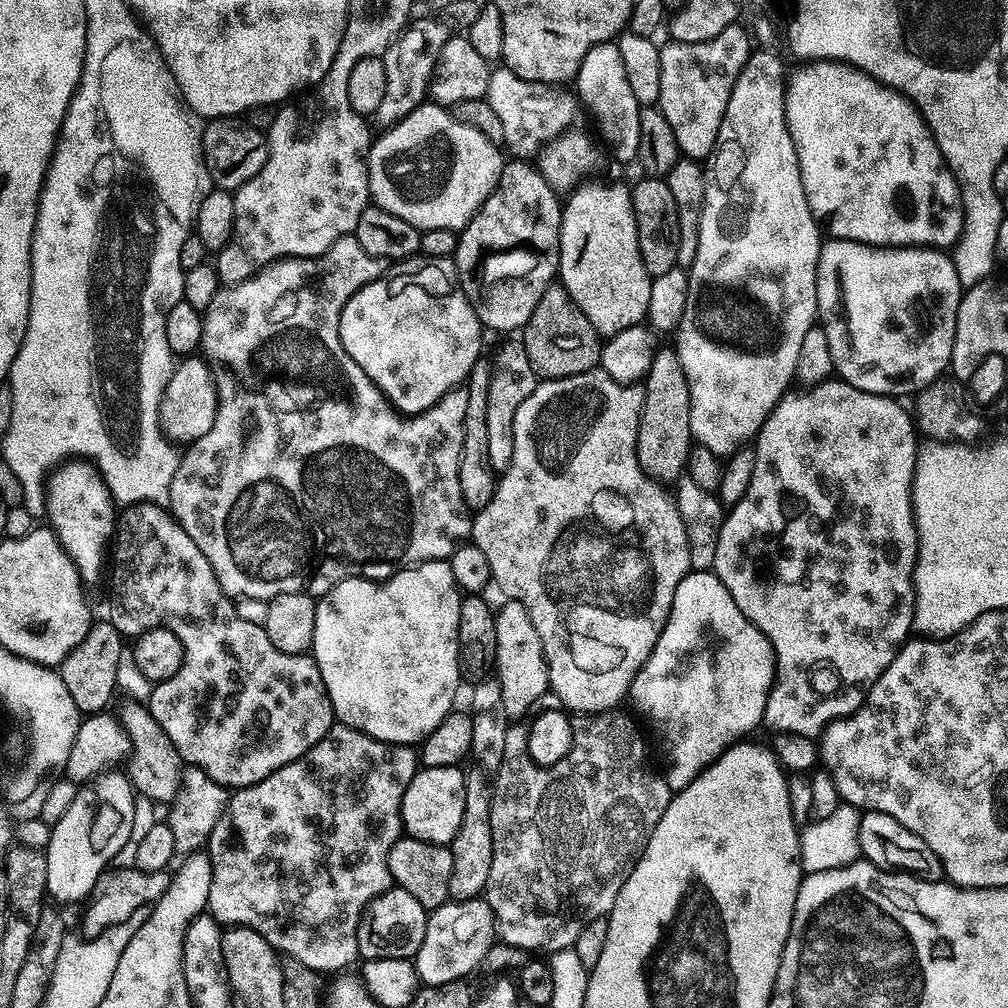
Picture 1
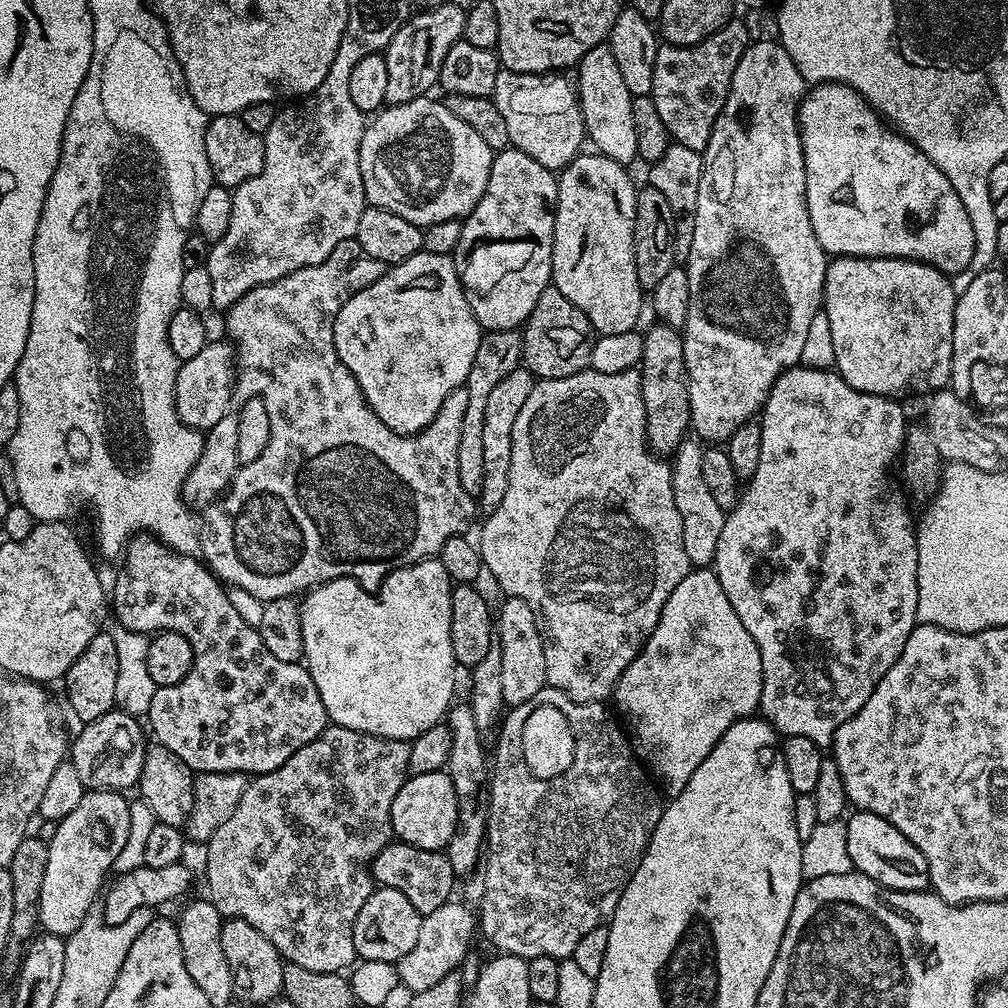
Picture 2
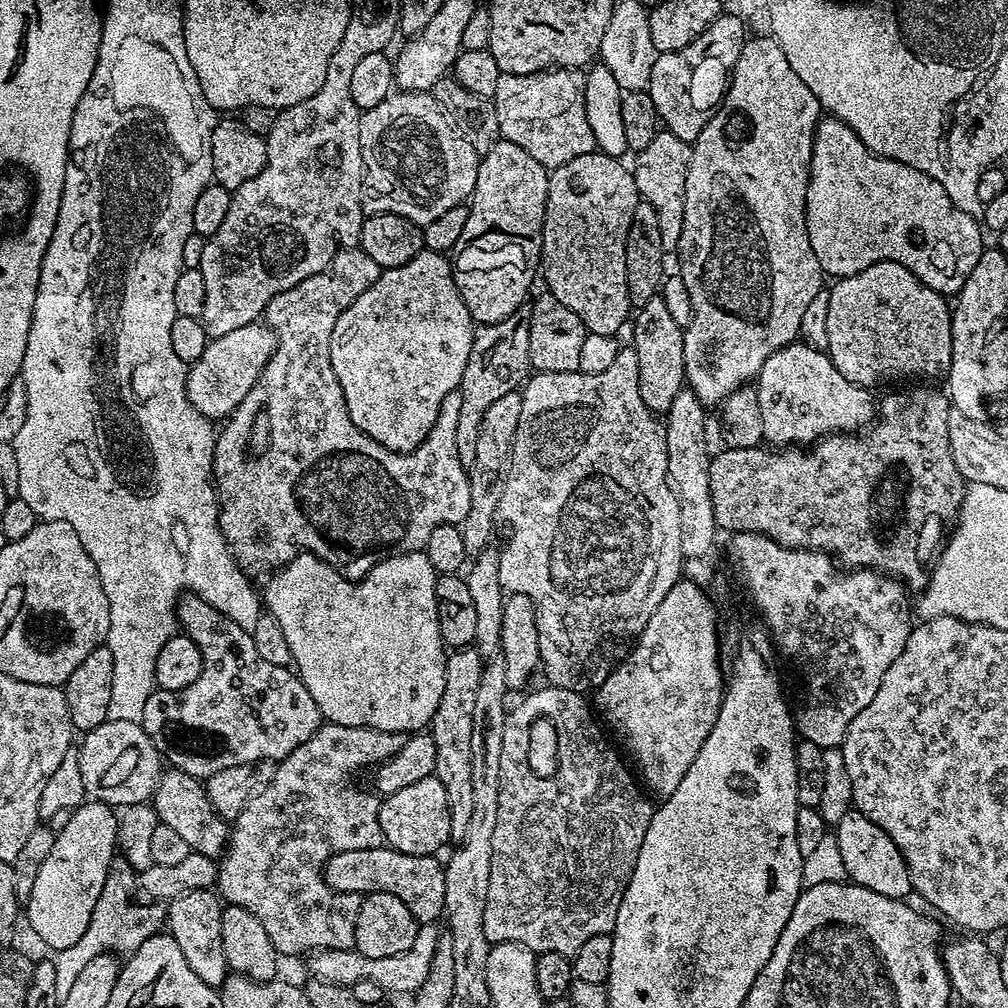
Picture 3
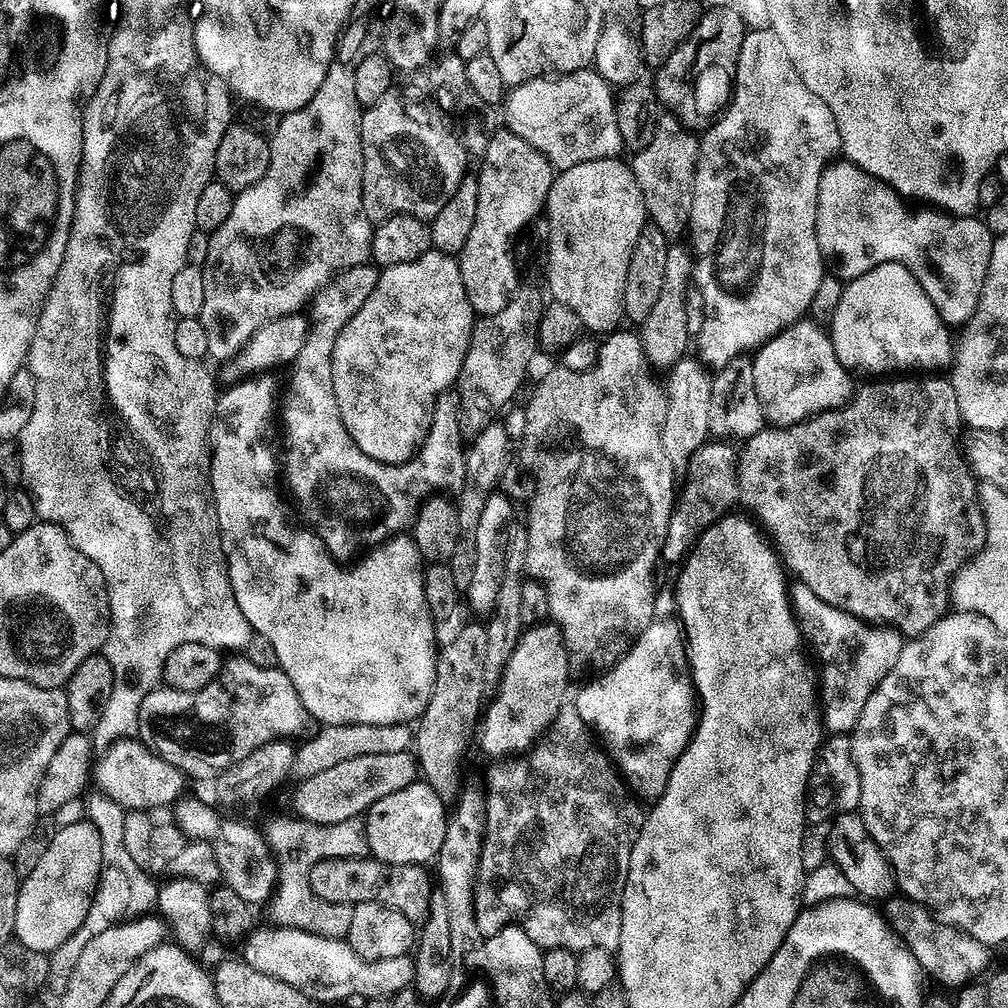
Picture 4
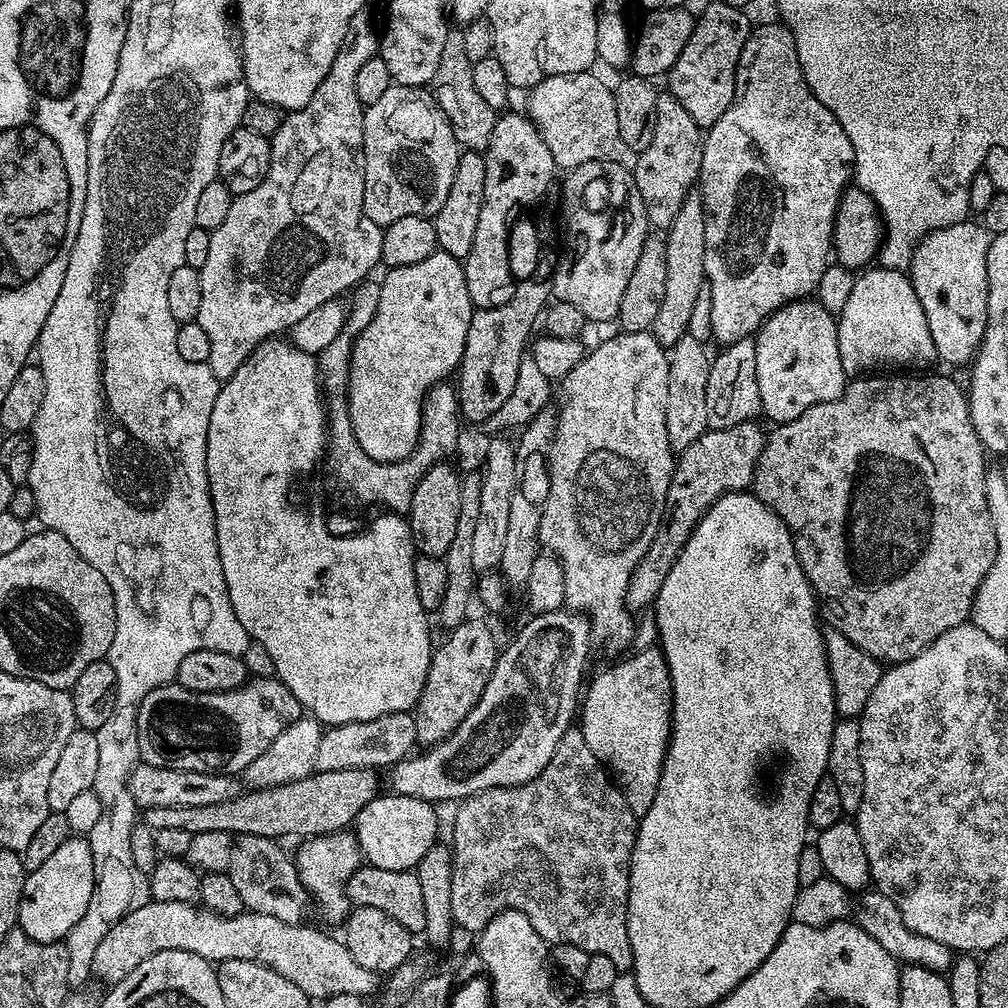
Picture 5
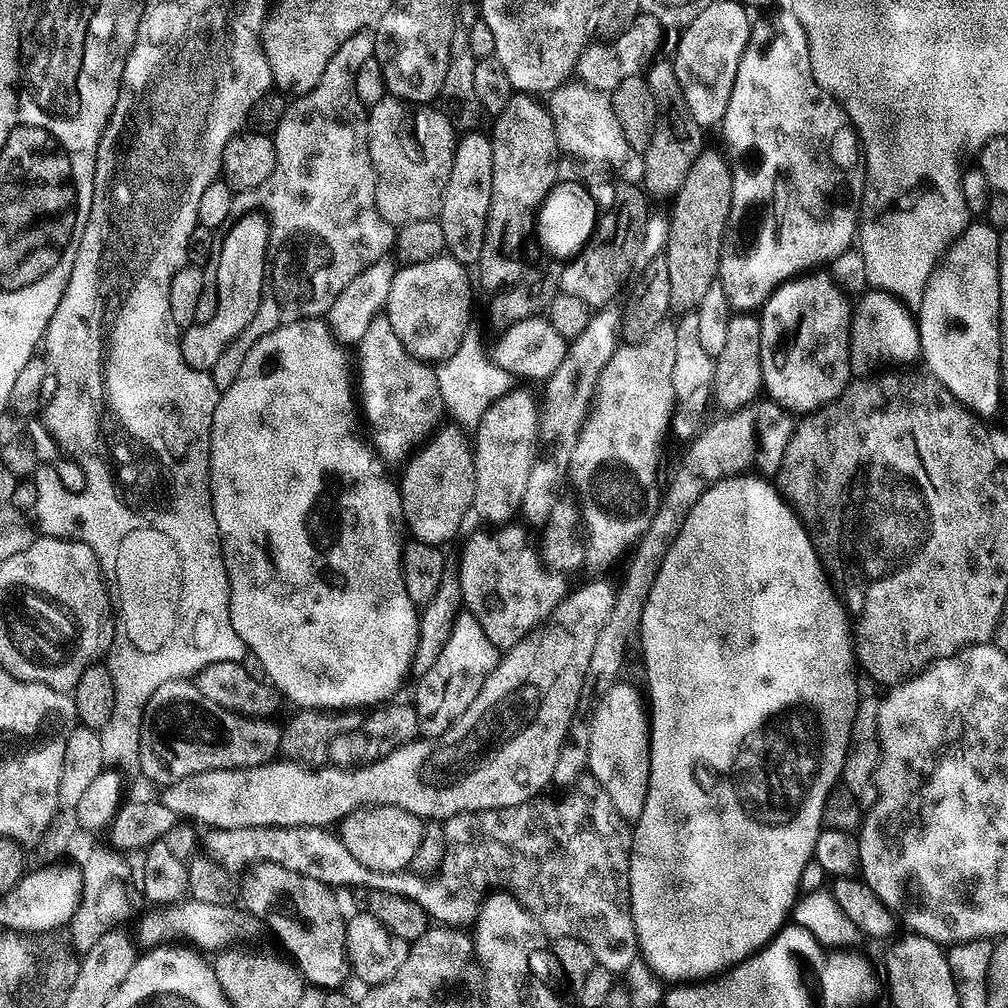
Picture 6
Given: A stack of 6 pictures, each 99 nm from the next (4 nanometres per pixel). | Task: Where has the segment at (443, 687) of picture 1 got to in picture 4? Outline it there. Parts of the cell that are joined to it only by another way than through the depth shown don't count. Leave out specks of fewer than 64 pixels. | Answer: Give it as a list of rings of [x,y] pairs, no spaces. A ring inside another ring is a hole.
[[[260,374],[255,378],[244,378],[236,384],[233,388],[228,388],[219,393],[216,402],[216,414],[212,422],[212,430],[210,433],[210,463],[208,465],[208,487],[210,489],[210,499],[212,501],[212,507],[216,509],[216,525],[220,531],[220,545],[224,551],[224,558],[228,561],[228,577],[230,578],[230,586],[234,590],[234,598],[238,602],[238,610],[242,610],[242,614],[246,614],[246,622],[250,622],[253,633],[270,638],[270,646],[274,646],[274,654],[278,654],[278,667],[284,671],[286,678],[290,678],[290,682],[294,682],[294,690],[298,690],[298,698],[302,698],[302,706],[306,706],[309,717],[313,721],[320,720],[321,725],[326,724],[412,724],[420,719],[420,715],[426,710],[426,702],[430,702],[432,697],[432,691],[434,690],[434,674],[436,673],[436,653],[438,651],[438,640],[436,644],[436,631],[438,631],[437,625],[434,623],[430,610],[426,606],[426,594],[424,593],[424,569],[426,567],[426,561],[423,556],[420,555],[418,546],[413,542],[411,535],[401,534],[393,536],[391,540],[385,540],[384,543],[377,546],[377,548],[371,549],[363,558],[357,559],[351,566],[341,566],[337,560],[328,552],[328,547],[323,544],[311,530],[303,530],[299,532],[296,528],[291,528],[288,525],[288,520],[284,517],[284,504],[280,501],[280,496],[275,492],[276,484],[272,479],[276,476],[276,460],[272,457],[272,452],[266,445],[260,444],[264,440],[263,432],[264,427],[268,424],[268,419],[272,416],[272,402],[277,401],[278,392],[276,396],[276,384],[271,380],[271,375]]]

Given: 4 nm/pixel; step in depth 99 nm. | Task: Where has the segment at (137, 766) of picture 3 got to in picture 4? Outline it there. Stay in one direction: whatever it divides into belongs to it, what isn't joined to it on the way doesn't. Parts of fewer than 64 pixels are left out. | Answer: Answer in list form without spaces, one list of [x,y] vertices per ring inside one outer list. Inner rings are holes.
[[[139,739],[118,740],[99,753],[94,764],[94,784],[99,791],[118,802],[125,810],[155,810],[163,804],[175,805],[185,795],[186,777],[157,752],[150,751]]]

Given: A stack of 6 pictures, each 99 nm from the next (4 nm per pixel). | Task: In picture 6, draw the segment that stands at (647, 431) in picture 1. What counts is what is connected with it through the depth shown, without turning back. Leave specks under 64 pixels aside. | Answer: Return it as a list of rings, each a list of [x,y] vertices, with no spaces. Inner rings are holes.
[[[712,146],[705,147],[698,158],[694,158],[694,166],[690,166],[686,173],[686,182],[682,182],[671,204],[672,216],[667,217],[668,242],[662,255],[666,258],[666,266],[670,266],[670,309],[673,313],[683,314],[696,311],[707,288],[717,283],[720,275],[720,243],[724,241],[724,227],[732,205],[732,170],[728,166],[725,153],[715,152]]]

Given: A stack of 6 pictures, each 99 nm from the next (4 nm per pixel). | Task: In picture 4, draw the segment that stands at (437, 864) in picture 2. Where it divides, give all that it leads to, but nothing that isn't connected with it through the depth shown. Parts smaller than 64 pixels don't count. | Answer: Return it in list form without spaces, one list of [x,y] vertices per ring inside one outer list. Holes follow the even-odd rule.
[[[371,854],[362,856],[331,856],[325,860],[319,860],[312,867],[308,875],[308,881],[310,882],[310,890],[314,890],[314,894],[318,898],[322,898],[322,902],[350,905],[361,904],[362,902],[378,902],[382,906],[390,906],[394,910],[398,910],[398,914],[406,914],[406,918],[410,918],[412,924],[419,926],[428,917],[434,891],[434,880],[431,875],[428,877],[428,870],[423,864],[391,864],[390,862],[382,862],[381,860],[375,860]]]

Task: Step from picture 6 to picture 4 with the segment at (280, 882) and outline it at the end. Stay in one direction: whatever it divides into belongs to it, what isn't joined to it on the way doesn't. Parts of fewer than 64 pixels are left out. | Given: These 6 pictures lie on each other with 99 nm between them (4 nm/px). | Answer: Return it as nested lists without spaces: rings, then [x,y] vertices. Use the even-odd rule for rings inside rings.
[[[220,814],[213,815],[210,831],[206,834],[218,858],[218,870],[223,887],[234,890],[234,894],[246,898],[253,906],[263,905],[275,891],[276,862],[268,849],[267,839],[252,824],[244,820],[223,820]]]

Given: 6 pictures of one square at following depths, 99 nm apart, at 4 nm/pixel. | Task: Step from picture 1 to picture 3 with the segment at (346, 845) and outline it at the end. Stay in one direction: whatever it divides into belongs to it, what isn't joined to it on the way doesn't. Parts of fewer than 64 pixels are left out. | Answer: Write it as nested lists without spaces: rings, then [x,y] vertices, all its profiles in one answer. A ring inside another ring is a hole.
[[[321,723],[320,729],[306,742],[302,742],[302,746],[298,746],[298,750],[294,750],[289,756],[284,757],[283,760],[273,767],[272,777],[259,790],[252,793],[252,797],[248,799],[248,805],[237,814],[235,820],[231,821],[228,843],[218,860],[216,882],[214,885],[215,891],[225,905],[233,904],[234,906],[242,906],[246,910],[250,910],[250,914],[254,914],[254,918],[258,918],[258,922],[262,922],[266,934],[270,934],[270,942],[276,947],[276,951],[281,957],[300,956],[303,952],[308,952],[307,954],[315,954],[317,952],[350,952],[355,949],[356,939],[354,938],[354,930],[358,922],[358,910],[360,909],[360,901],[362,899],[361,893],[333,888],[328,883],[324,871],[329,858],[339,852],[378,848],[384,844],[384,835],[382,834],[382,826],[380,825],[381,797],[373,794],[371,791],[369,791],[370,793],[359,792],[352,785],[352,779],[355,778],[356,772],[362,771],[363,768],[372,770],[379,765],[388,763],[391,756],[398,754],[406,746],[407,741],[408,736],[402,732],[387,732],[386,730],[374,730],[373,728],[363,728],[362,726]]]

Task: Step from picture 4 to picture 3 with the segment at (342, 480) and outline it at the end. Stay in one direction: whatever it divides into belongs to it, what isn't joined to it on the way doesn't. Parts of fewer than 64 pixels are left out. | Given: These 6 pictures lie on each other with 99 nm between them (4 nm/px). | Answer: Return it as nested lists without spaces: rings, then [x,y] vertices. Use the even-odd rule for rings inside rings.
[[[359,246],[341,248],[339,252],[334,254],[334,258],[326,267],[318,270],[318,274],[310,274],[310,278],[298,282],[298,286],[294,286],[290,290],[286,290],[282,294],[270,298],[270,302],[263,310],[263,319],[266,321],[267,327],[271,328],[272,333],[276,336],[276,348],[272,351],[271,358],[268,359],[264,369],[260,372],[260,379],[256,382],[258,392],[254,391],[254,394],[250,394],[250,398],[246,399],[252,402],[250,404],[252,408],[254,408],[254,404],[258,406],[258,402],[260,404],[266,404],[268,414],[272,414],[272,440],[274,440],[274,444],[272,444],[272,456],[278,458],[280,460],[278,466],[284,468],[284,470],[280,470],[282,480],[276,480],[274,486],[270,486],[270,490],[260,490],[260,488],[254,490],[254,492],[250,490],[248,492],[248,496],[252,494],[250,504],[248,504],[248,498],[246,498],[246,504],[242,506],[244,510],[240,510],[240,502],[238,502],[238,514],[236,516],[218,516],[220,532],[224,536],[225,544],[228,545],[228,553],[236,561],[237,568],[249,578],[268,576],[271,572],[276,571],[279,573],[281,570],[287,569],[301,554],[307,554],[309,557],[329,564],[339,576],[346,576],[350,580],[359,582],[368,575],[370,570],[374,570],[374,566],[378,566],[386,558],[427,549],[428,543],[430,542],[430,534],[434,534],[434,530],[438,526],[442,526],[443,524],[463,525],[466,514],[470,514],[469,469],[464,468],[462,466],[462,458],[458,458],[458,413],[462,407],[462,394],[460,391],[457,390],[446,394],[446,399],[442,401],[442,410],[438,414],[438,418],[434,422],[430,434],[413,452],[392,452],[391,449],[378,443],[376,440],[372,440],[371,437],[360,430],[354,424],[348,413],[348,403],[344,397],[344,391],[338,380],[338,374],[334,374],[334,366],[330,362],[330,334],[334,334],[334,322],[338,322],[342,310],[346,310],[346,306],[350,306],[350,302],[354,302],[354,298],[358,298],[358,294],[370,290],[370,286],[374,286],[374,282],[378,282],[381,271],[382,269],[378,266],[378,262],[374,262],[374,258],[370,258],[370,254],[366,254]],[[284,410],[290,410],[292,442],[288,440],[288,444],[286,444],[286,438],[282,436],[286,432],[274,432],[274,422],[276,422],[276,426],[280,426],[280,430],[282,428],[286,430],[286,412]]]

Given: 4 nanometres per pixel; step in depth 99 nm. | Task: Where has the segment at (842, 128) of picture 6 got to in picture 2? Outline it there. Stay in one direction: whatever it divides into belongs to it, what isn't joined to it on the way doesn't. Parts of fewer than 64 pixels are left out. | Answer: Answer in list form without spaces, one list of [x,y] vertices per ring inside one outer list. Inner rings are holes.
[[[775,39],[749,43],[748,49],[744,51],[734,70],[728,97],[714,122],[710,142],[704,147],[704,173],[698,182],[698,202],[694,205],[694,211],[690,216],[692,225],[694,225],[686,265],[690,278],[690,310],[686,314],[686,322],[682,329],[684,361],[688,371],[688,397],[692,415],[690,424],[694,430],[696,427],[695,435],[704,442],[727,442],[730,434],[738,430],[738,426],[749,423],[763,409],[777,378],[788,368],[795,368],[800,364],[802,346],[808,327],[810,327],[810,321],[814,319],[814,314],[822,308],[826,270],[830,257],[822,250],[822,246],[818,246],[818,238],[814,238],[814,226],[810,226],[810,214],[806,202],[806,166],[798,119],[798,102],[803,100],[805,95],[806,81],[802,78],[798,66],[794,66],[794,58],[786,54],[786,50],[780,43]]]

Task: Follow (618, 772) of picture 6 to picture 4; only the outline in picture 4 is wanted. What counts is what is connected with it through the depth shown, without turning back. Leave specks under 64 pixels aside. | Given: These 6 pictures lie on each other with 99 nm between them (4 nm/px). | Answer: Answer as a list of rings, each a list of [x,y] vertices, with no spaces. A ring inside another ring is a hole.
[[[653,619],[652,625],[635,640],[632,647],[620,657],[619,662],[599,673],[595,678],[589,679],[592,680],[589,684],[582,685],[576,692],[576,700],[574,699],[574,707],[578,710],[582,722],[586,722],[589,729],[599,737],[609,757],[622,773],[629,789],[644,802],[659,800],[666,790],[670,770],[676,761],[675,755],[664,756],[667,754],[668,748],[673,748],[673,753],[679,754],[688,747],[690,739],[689,729],[676,728],[673,730],[672,736],[667,736],[664,732],[656,732],[659,730],[660,724],[675,722],[676,699],[680,695],[691,697],[694,692],[691,683],[684,682],[684,685],[680,685],[675,684],[672,680],[660,680],[660,676],[672,676],[680,667],[683,669],[686,664],[686,641],[681,625],[675,619],[672,619],[673,621],[660,619]],[[636,724],[644,724],[644,728],[648,732],[635,732]]]

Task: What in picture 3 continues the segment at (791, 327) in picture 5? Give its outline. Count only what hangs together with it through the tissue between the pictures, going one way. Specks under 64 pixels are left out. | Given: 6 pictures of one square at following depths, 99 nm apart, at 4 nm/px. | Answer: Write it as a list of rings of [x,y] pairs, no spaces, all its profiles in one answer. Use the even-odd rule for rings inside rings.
[[[803,342],[790,343],[772,354],[762,366],[754,387],[758,410],[762,410],[764,440],[772,446],[811,446],[825,436],[852,434],[867,429],[878,416],[878,404],[876,408],[869,389],[842,378],[827,351],[812,348]]]

